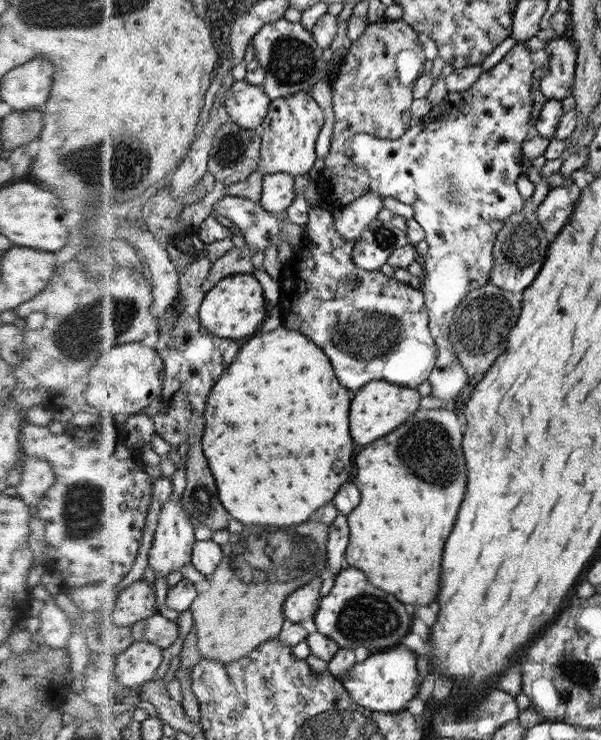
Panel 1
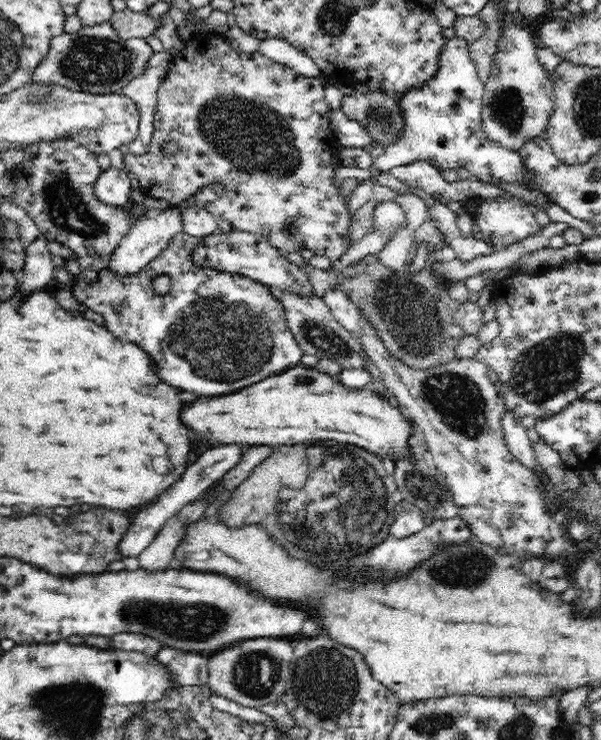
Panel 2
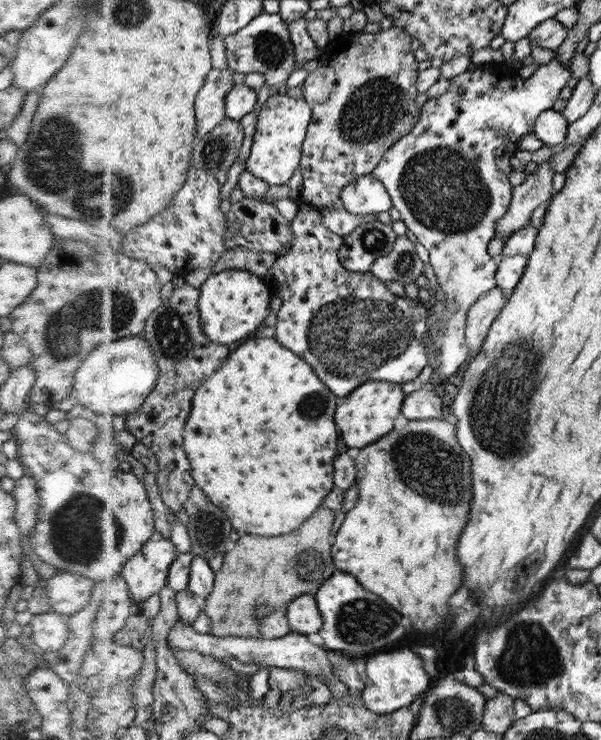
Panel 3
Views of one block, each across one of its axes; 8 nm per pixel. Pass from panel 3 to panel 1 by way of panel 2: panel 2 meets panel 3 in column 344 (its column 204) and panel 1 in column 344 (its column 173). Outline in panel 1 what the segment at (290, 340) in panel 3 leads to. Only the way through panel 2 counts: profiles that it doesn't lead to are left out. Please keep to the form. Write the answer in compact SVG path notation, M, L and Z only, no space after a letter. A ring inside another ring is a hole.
M313 207L302 247L308 248L300 251L304 252L306 264L310 264L302 266L302 274L296 274L298 294L302 300L294 300L294 282L285 278L281 281L284 293L282 314L285 325L304 333L314 340L314 343L320 345L330 355L334 367L338 370L338 378L348 388L358 390L372 380L385 380L387 383L402 384L416 389L419 384L428 380L434 364L437 364L438 348L432 333L426 330L428 312L424 306L425 294L422 294L422 290L384 275L380 270L367 271L358 267L353 260L353 243L338 232L333 209ZM352 277L358 281L356 290L350 290L346 286L346 282Z

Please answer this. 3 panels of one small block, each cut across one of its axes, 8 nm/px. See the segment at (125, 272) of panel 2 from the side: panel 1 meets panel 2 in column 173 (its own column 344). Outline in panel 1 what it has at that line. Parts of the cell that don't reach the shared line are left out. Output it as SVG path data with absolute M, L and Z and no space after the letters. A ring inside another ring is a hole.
M366 192L354 202L342 208L342 214L336 218L338 232L346 236L353 244L360 238L362 231L376 219L378 212L384 207L385 198L378 196L378 192Z

